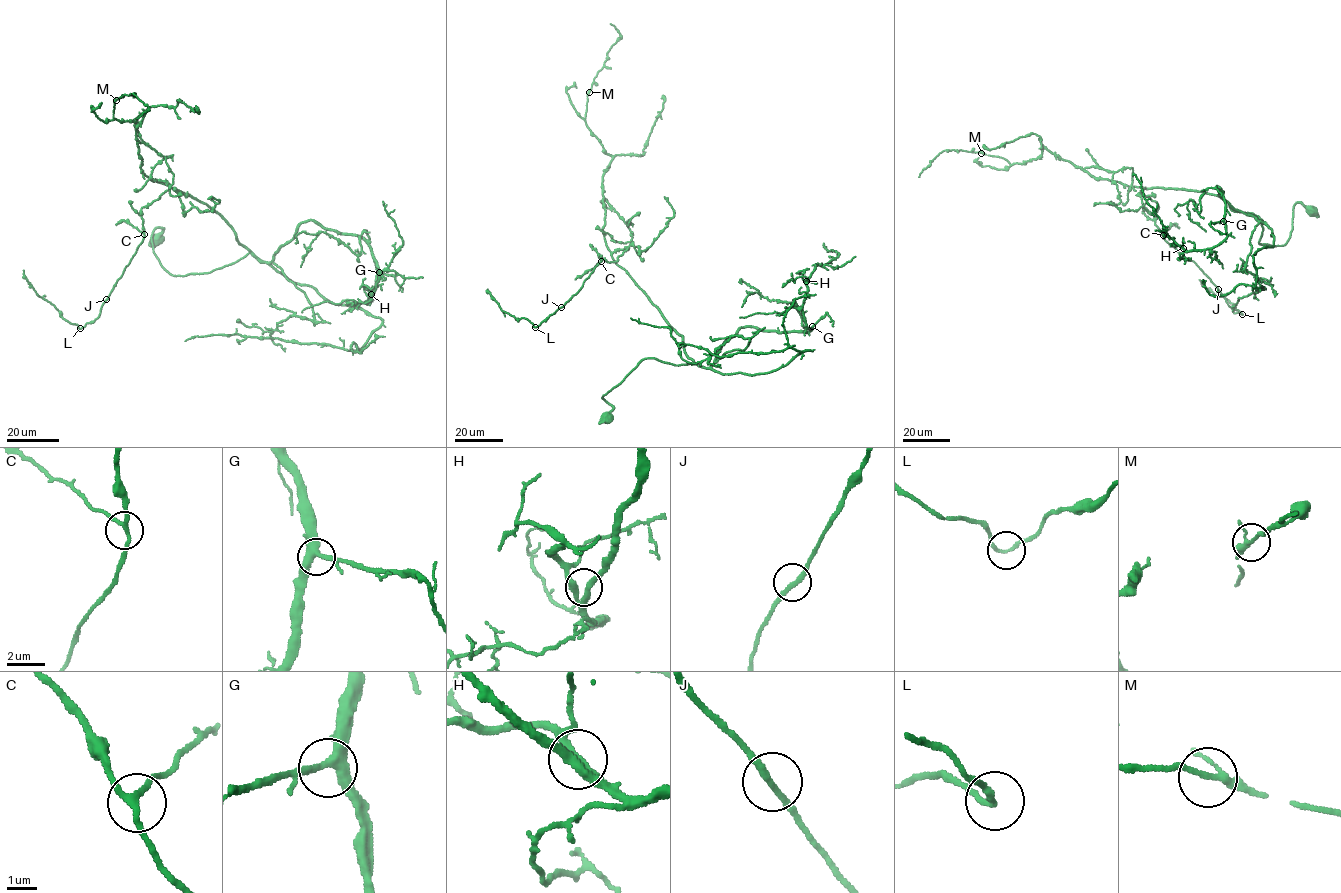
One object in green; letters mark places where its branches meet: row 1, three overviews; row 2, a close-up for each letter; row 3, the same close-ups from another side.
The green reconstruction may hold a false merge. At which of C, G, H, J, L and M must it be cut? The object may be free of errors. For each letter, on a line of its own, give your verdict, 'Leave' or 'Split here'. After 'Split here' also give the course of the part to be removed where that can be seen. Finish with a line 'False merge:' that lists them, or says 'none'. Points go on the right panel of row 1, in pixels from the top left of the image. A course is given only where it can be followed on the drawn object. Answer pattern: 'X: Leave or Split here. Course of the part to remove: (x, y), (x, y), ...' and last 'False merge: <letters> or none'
C: Leave
G: Leave
H: Leave
J: Leave
L: Leave
M: Leave
False merge: none

